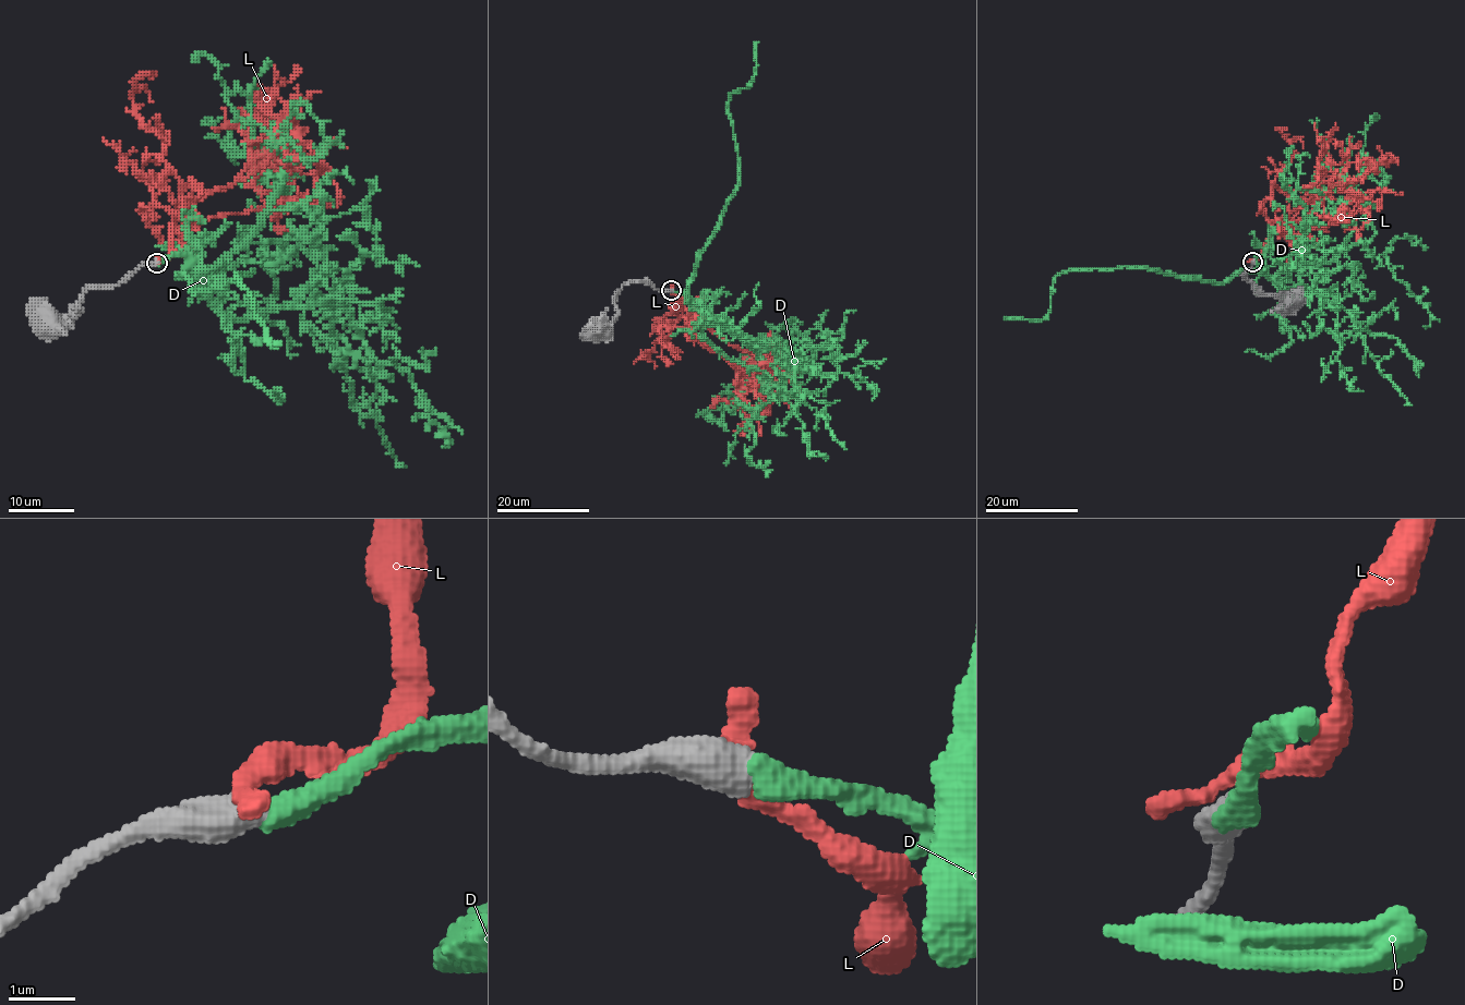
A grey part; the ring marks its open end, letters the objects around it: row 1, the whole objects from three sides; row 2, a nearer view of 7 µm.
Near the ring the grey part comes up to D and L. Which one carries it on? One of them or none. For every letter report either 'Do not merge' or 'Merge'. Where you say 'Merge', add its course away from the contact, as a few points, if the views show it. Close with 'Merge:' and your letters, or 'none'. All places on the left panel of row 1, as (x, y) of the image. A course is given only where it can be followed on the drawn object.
D: Merge. Its course: (156, 263), (185, 256), (179, 275), (197, 292), (252, 269), (237, 279), (263, 330), (279, 342)
L: Do not merge
Merge: D

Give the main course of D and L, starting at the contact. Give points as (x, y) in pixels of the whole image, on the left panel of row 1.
D: (156, 263), (185, 256), (179, 275), (197, 292), (252, 269), (237, 279), (263, 330), (279, 342)
L: (155, 259), (171, 250), (178, 210), (229, 185), (260, 158), (239, 126), (249, 117), (262, 120), (253, 108)

